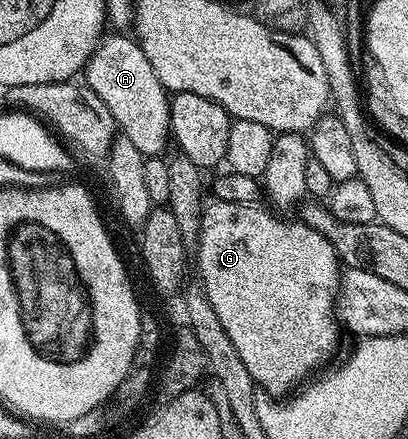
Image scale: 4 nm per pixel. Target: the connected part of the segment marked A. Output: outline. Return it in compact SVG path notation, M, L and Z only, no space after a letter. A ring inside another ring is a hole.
M106 33L103 34L98 47L91 53L90 60L86 62L84 68L84 82L87 87L108 105L108 113L112 113L114 126L140 153L147 157L158 157L163 154L166 142L171 142L170 133L170 101L162 82L156 77L152 65L148 62L148 57L144 57L144 49L140 49L138 40L126 33Z

